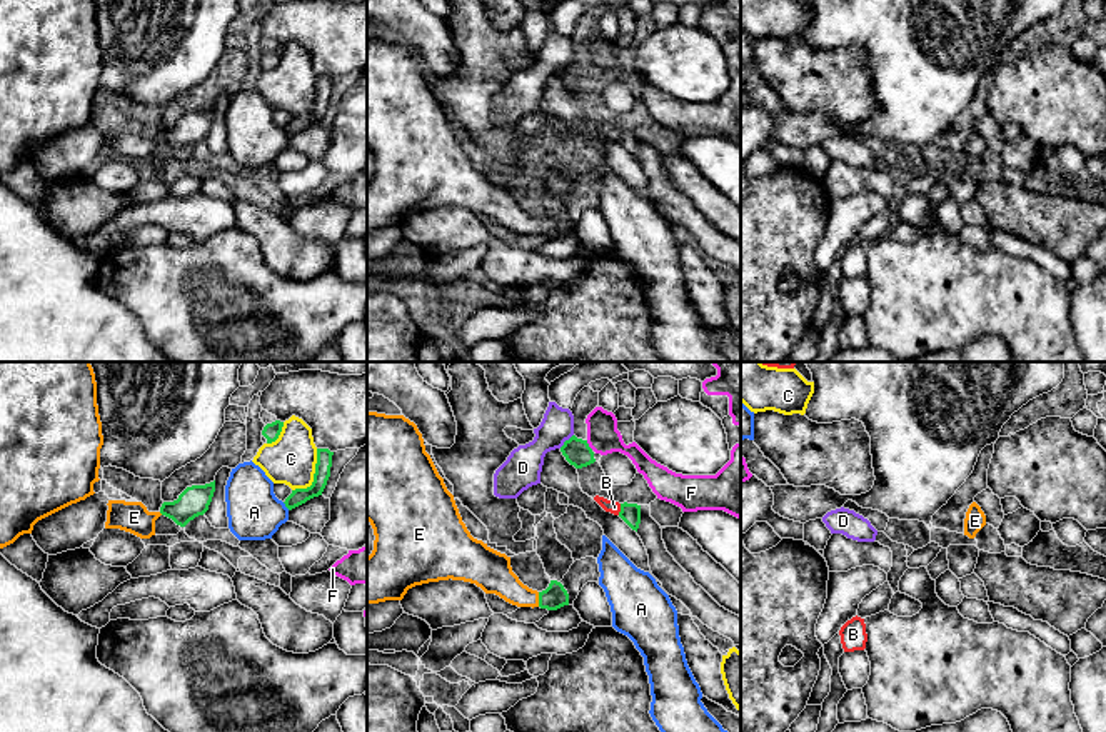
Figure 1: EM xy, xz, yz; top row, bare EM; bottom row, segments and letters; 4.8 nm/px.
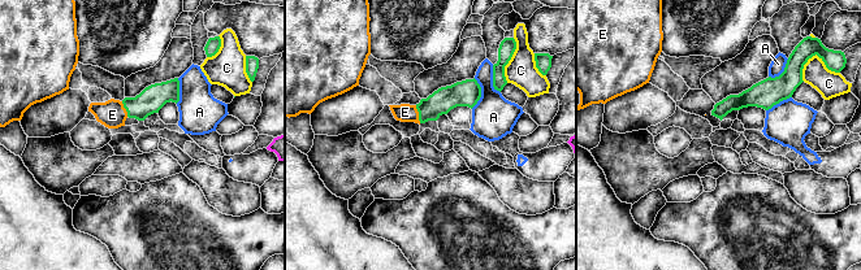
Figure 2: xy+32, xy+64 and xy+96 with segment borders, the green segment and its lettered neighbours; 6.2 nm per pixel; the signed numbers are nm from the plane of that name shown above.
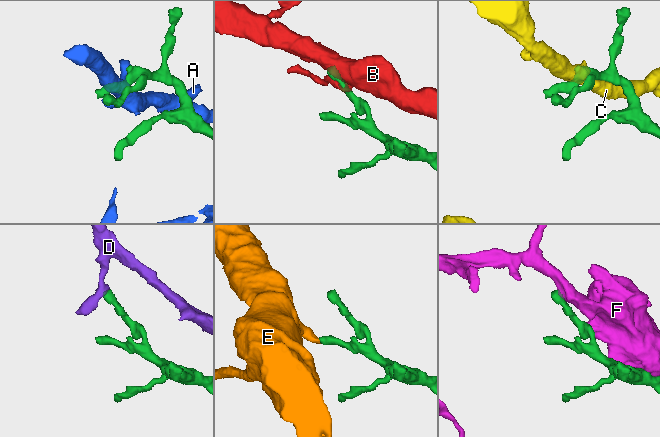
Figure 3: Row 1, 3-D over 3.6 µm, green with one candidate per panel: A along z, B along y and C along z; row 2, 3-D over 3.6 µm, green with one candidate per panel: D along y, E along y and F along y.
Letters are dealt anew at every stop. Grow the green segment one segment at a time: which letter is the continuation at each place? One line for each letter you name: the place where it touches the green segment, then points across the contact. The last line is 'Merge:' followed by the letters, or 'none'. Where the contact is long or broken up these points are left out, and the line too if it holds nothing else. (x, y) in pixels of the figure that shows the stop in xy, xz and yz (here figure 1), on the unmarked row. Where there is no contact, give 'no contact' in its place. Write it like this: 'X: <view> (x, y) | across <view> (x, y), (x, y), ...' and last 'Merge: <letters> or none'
E: xz (539, 225) | across xz (554, 224), (539, 225), (514, 219), (494, 200)
Merge: E

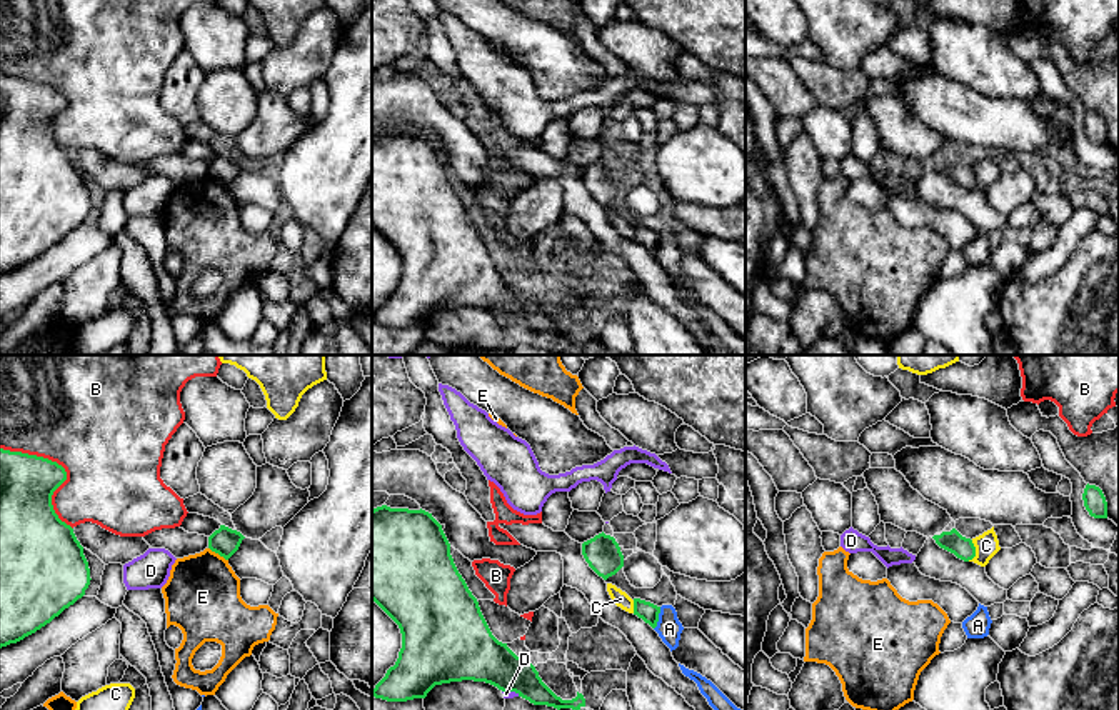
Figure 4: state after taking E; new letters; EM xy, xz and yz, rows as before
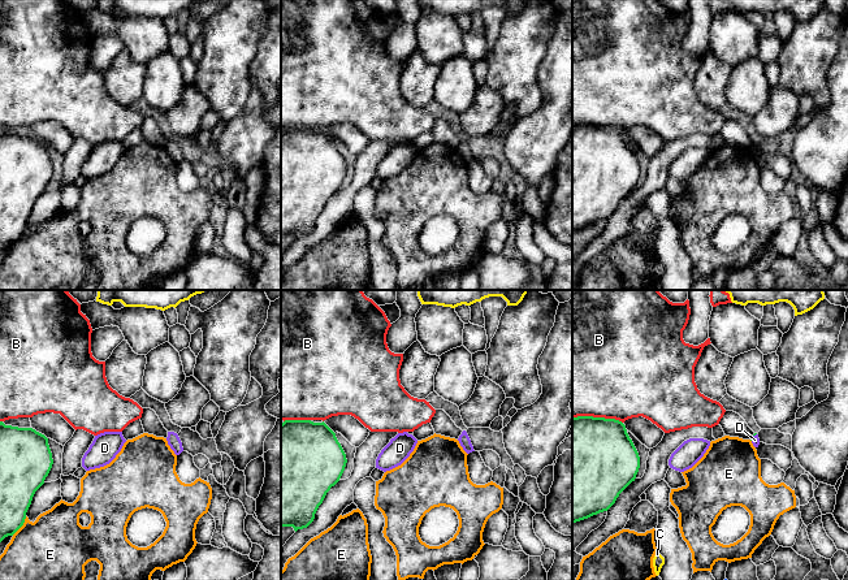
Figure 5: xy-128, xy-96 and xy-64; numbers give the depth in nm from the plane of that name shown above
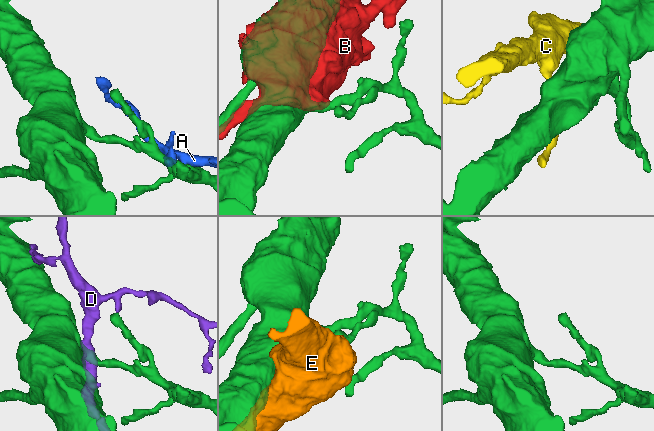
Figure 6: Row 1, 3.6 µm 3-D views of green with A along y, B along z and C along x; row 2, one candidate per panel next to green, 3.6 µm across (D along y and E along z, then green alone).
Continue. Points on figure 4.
Merge: none

